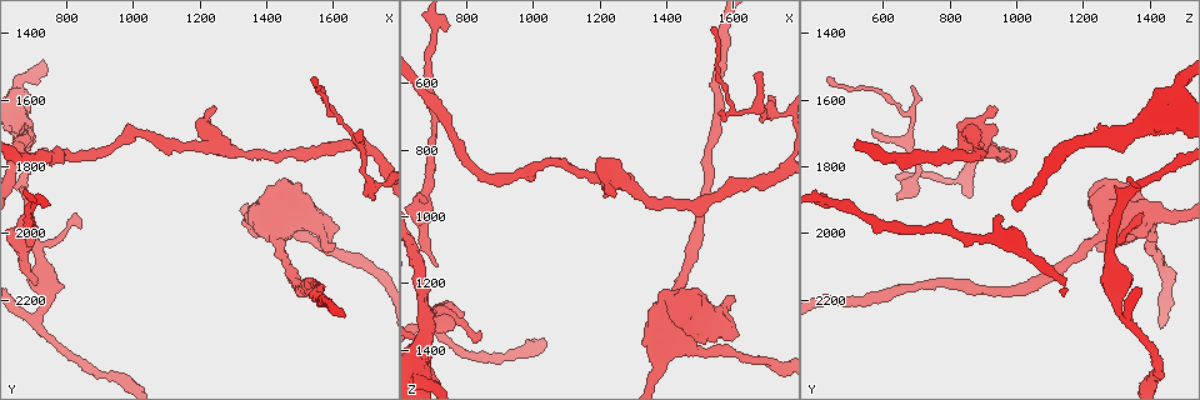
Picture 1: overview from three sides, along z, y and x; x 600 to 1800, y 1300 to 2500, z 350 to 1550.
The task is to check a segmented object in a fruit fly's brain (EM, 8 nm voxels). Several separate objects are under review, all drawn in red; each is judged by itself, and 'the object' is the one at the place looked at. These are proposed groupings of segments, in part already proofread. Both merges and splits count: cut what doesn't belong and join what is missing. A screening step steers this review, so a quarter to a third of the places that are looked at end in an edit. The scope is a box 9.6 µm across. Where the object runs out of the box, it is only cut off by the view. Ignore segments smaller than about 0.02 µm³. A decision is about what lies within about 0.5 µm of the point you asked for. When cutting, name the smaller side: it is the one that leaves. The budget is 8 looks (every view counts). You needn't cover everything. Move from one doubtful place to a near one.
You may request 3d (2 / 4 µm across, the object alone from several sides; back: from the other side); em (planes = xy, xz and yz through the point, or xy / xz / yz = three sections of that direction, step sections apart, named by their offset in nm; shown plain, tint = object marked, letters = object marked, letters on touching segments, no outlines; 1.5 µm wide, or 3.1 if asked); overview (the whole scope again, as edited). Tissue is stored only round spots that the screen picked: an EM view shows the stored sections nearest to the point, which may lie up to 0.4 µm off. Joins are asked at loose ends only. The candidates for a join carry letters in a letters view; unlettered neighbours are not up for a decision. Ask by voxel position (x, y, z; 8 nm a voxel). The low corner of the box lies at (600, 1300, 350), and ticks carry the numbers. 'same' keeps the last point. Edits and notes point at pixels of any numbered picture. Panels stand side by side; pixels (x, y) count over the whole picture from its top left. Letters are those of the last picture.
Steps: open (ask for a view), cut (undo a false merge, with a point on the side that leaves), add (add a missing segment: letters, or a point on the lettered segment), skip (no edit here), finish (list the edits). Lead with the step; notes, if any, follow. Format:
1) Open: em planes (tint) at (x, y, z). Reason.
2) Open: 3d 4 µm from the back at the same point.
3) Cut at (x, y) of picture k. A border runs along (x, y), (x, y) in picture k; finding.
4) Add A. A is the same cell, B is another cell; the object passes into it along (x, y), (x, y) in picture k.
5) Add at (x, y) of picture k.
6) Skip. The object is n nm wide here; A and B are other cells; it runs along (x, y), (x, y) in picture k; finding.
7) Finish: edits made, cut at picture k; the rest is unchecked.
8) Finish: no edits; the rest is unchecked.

Open: 3d 2 µm at (680, 1950, 950). Branch stops here.

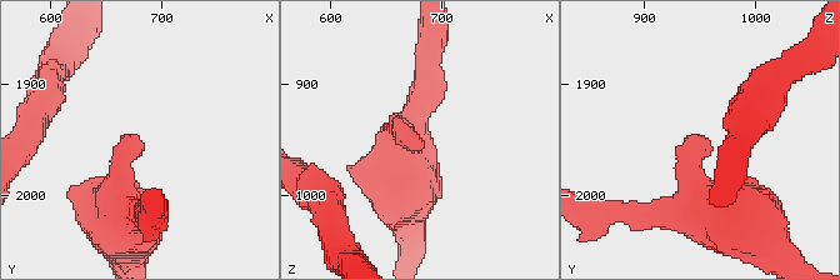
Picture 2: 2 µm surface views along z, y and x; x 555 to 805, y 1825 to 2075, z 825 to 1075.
Open: em planes (letters) at (674, 1944, 954). Shape alone is not enough.

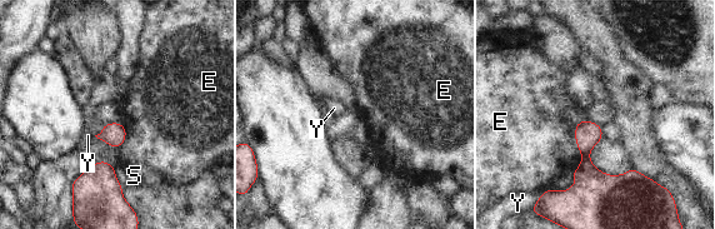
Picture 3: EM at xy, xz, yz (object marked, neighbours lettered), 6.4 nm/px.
Skip. E, S and Y are other cells; it runs along (579, 125), (585, 164), (603, 182), (638, 180) in picture 3; no lettered segment goes on from it.

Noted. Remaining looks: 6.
Open: em planes (letters) at (710, 2150, 1140). Branch stops here.

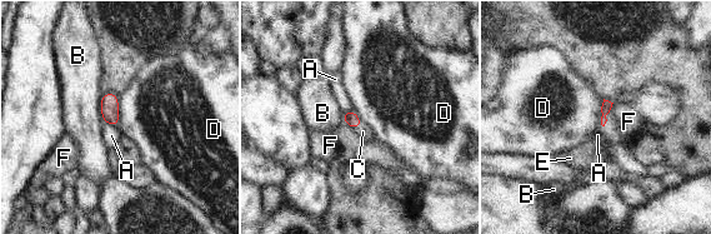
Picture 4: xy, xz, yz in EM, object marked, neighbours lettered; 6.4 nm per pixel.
Add C. The longest contact is with D, 200 nm; C is the same cell, A, B, D, E and F are other cells; the cell continues.

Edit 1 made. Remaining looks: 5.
Open: overview. See it whole again.

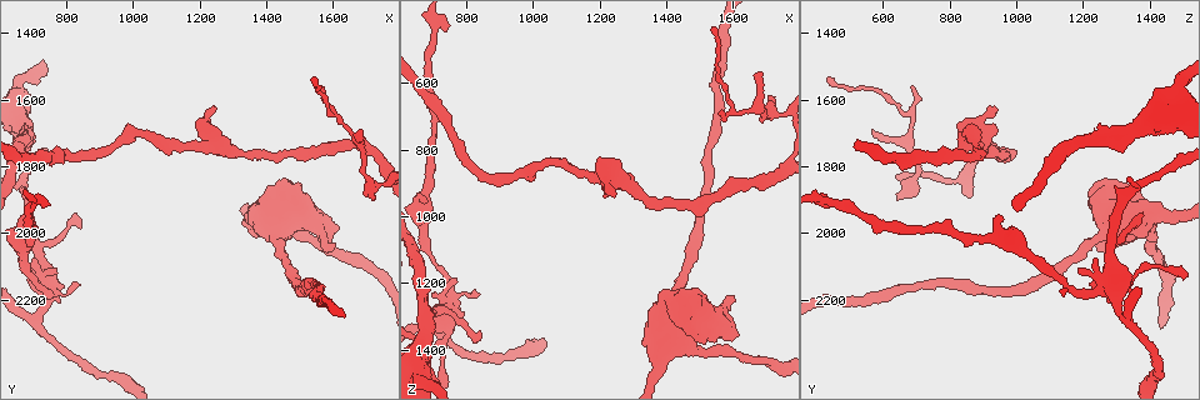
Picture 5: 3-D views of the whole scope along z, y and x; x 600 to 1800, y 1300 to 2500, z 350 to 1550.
Open: 3d 2 µm at (1540, 1530, 420).

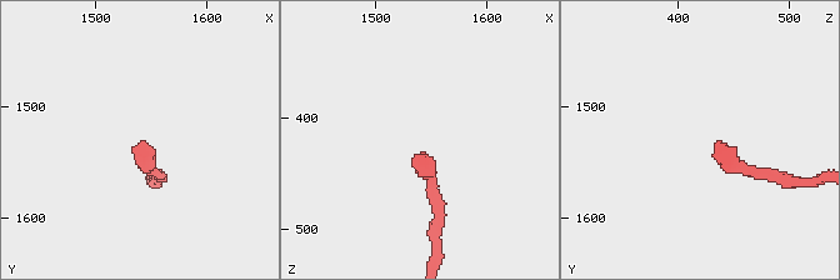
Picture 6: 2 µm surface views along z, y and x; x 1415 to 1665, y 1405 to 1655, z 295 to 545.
Open: em planes (tint) at (1540, 1538, 430).

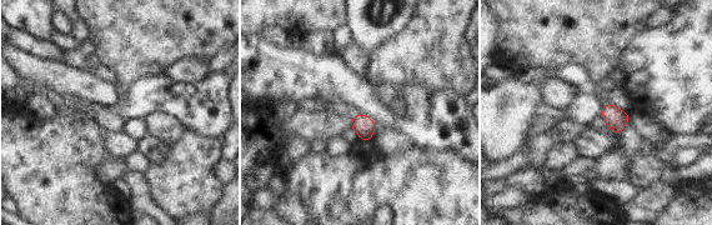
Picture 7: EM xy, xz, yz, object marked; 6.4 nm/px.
Open: em planes (letters) at the same point.

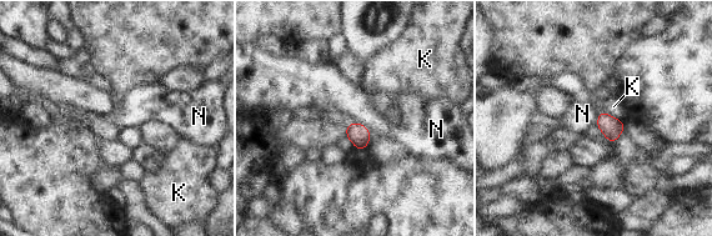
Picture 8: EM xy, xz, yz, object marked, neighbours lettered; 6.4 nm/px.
Skip. The longest contact is with K, 180 nm; K and N are other cells; no lettered segment goes on from it.

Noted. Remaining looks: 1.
Finish: edits made, add at picture 4; the rest is unchecked.

